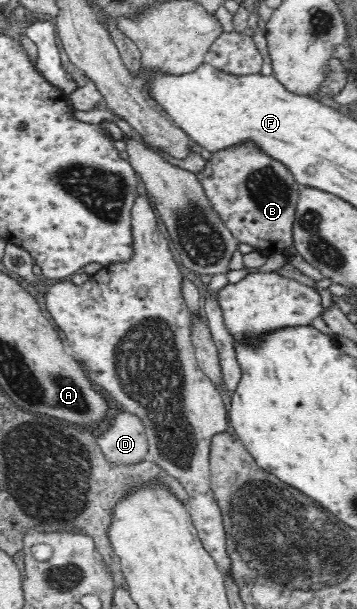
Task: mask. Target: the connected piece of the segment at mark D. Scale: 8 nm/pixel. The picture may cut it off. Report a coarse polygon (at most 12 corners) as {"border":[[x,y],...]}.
{"border":[[121,411],[96,437],[107,463],[139,465],[148,439],[138,417]]}

